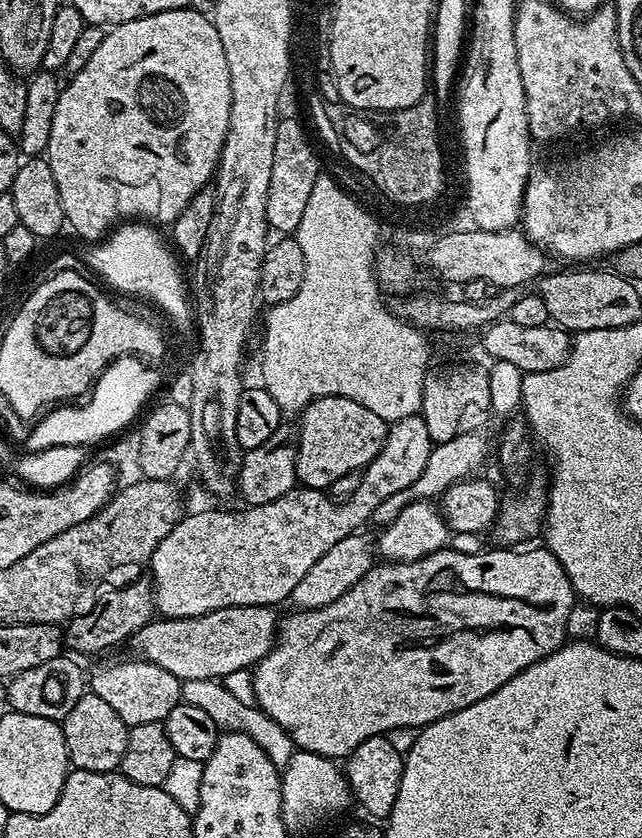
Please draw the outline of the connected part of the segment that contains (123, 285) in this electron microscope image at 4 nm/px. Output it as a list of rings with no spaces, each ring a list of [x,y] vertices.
[[[148,222],[121,223],[103,240],[89,247],[92,249],[88,252],[88,260],[86,256],[86,264],[101,276],[99,279],[109,289],[117,288],[118,291],[129,292],[132,296],[145,296],[150,303],[157,304],[172,319],[173,326],[180,333],[191,333],[194,304],[190,299],[189,285],[188,288],[184,285],[184,276],[179,268],[181,265],[173,249],[166,243],[165,237],[163,240],[155,231],[159,232]]]

